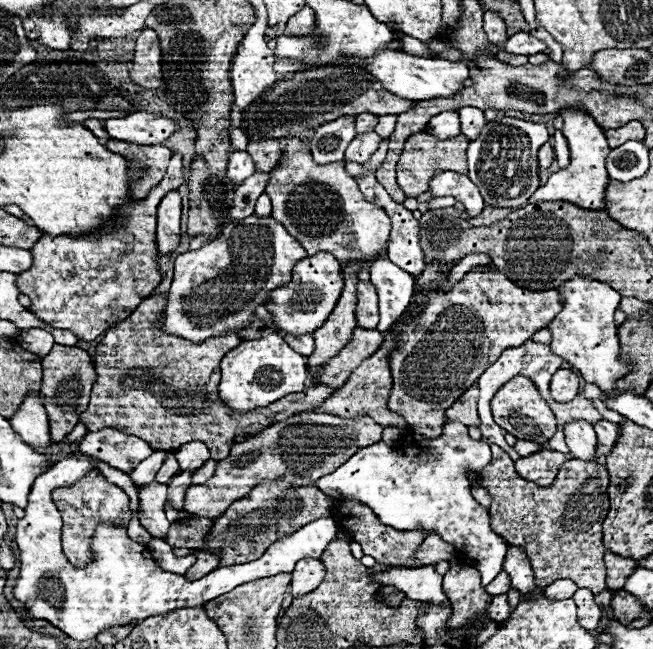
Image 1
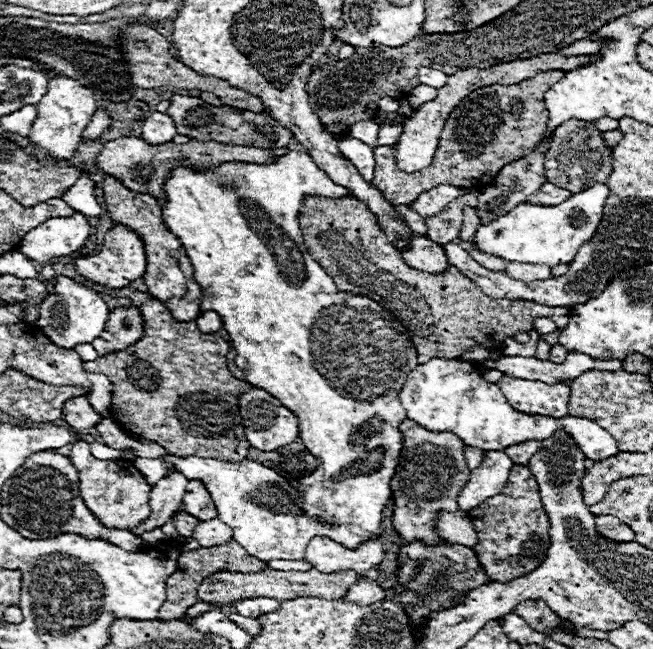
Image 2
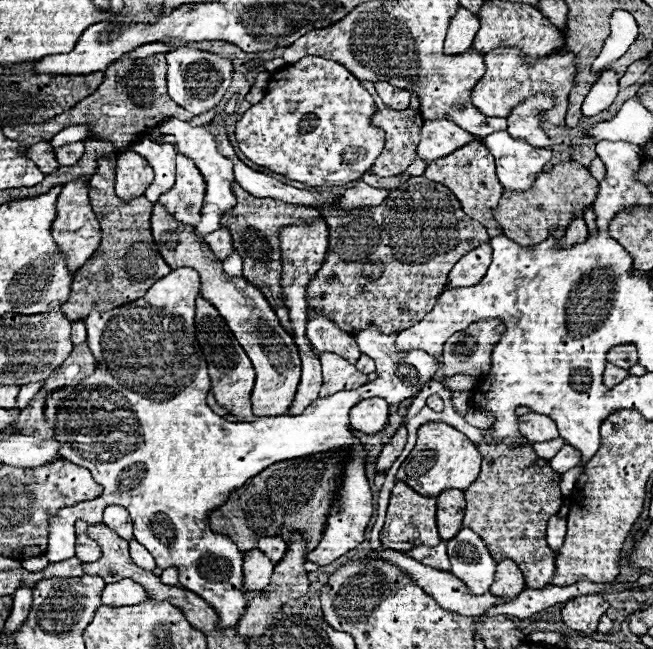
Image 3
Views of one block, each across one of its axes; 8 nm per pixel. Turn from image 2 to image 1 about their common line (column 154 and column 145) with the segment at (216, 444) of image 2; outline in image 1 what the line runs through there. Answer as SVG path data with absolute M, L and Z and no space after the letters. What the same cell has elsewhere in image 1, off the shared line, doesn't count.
M166 292L146 298L130 318L106 332L106 338L96 346L94 370L98 374L90 406L82 414L82 422L90 432L104 426L124 430L124 434L136 434L144 438L154 450L174 452L188 442L204 442L210 448L212 458L224 460L230 454L232 444L240 436L256 436L264 428L284 422L298 412L314 412L320 402L332 396L332 388L316 384L304 392L284 396L266 408L256 408L248 414L238 414L228 408L218 396L221 379L220 361L232 346L240 344L236 334L222 334L208 338L206 342L188 342L174 334L160 330L160 314L166 306Z

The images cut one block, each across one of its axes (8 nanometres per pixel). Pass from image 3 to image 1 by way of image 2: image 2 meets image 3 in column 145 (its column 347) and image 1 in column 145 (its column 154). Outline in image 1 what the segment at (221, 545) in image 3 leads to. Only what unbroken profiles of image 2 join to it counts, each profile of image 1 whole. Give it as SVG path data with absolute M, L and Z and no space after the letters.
M154 452L152 456L148 456L146 460L142 460L140 464L138 464L138 468L132 472L132 480L136 482L136 484L144 484L144 482L152 482L154 480L154 476L156 476L156 472L160 470L160 466L164 464L164 458L168 458L168 452Z

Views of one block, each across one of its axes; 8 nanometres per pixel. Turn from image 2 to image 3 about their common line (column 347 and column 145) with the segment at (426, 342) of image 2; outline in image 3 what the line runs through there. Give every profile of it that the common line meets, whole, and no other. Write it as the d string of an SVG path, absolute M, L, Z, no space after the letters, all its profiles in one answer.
M102 158L98 172L90 180L88 198L92 212L100 222L102 242L90 260L74 272L70 298L62 304L62 310L70 322L84 320L92 310L110 310L112 306L132 302L140 298L140 294L146 294L146 290L156 280L164 278L164 274L170 274L170 268L160 256L150 232L150 216L154 204L144 196L132 198L128 202L120 200L114 192L115 168L108 158Z

